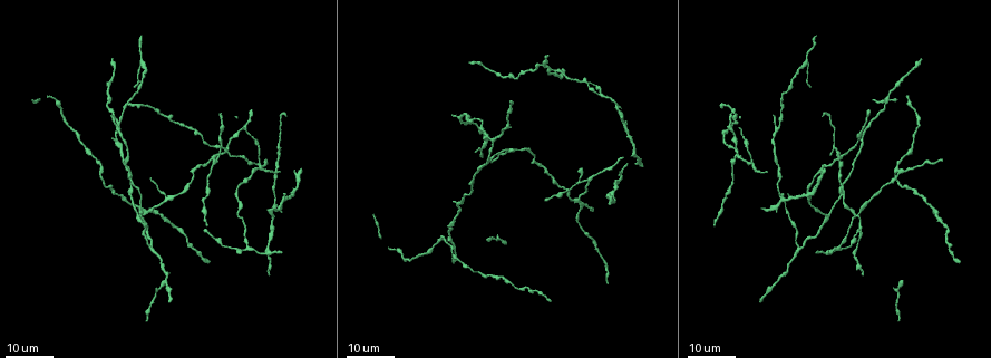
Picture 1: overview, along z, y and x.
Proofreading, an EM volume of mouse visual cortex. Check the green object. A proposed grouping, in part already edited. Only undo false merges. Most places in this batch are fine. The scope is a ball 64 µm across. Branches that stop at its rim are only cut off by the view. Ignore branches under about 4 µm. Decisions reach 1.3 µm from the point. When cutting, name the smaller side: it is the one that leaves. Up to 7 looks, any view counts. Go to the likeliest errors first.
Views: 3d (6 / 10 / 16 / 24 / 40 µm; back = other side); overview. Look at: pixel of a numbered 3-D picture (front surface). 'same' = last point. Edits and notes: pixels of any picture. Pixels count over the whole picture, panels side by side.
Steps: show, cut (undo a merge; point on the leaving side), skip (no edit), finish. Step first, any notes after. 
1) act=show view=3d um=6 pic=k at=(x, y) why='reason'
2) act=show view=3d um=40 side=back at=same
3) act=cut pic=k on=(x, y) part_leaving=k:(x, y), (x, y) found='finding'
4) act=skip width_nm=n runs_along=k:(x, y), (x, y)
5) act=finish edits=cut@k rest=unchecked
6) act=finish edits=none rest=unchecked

act=show view=3d um=16 pic=1 at=(169, 199) why='arms part here'

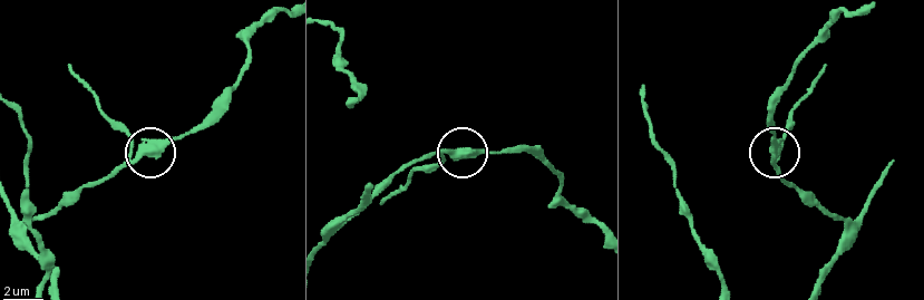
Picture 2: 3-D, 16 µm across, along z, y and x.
act=show view=3d um=6 pic=2 at=(139, 147)

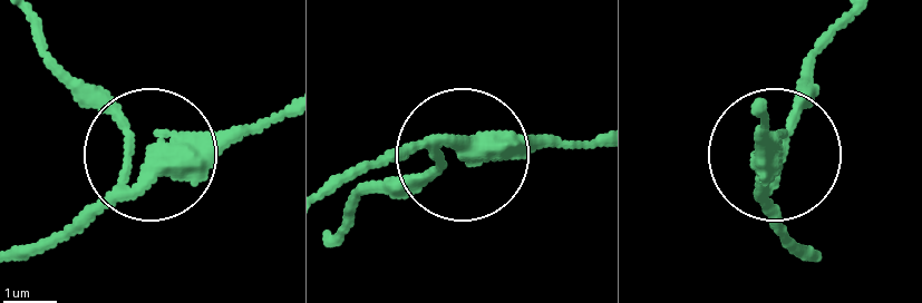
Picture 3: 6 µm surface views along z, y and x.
act=skip arms=3 runs_along=3:(818, 261), (775, 203), (809, 60) found='continuous, no second cell'

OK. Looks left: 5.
act=show view=3d um=24 pic=1 at=(809, 65) why='side arm on a straight run'

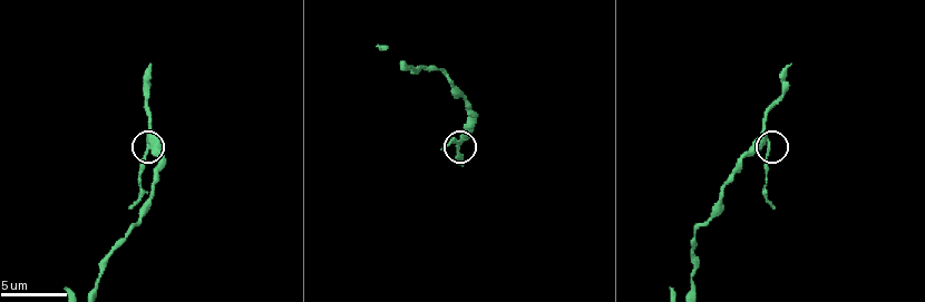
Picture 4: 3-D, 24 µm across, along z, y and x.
act=show view=3d um=6 pic=4 at=(769, 145)

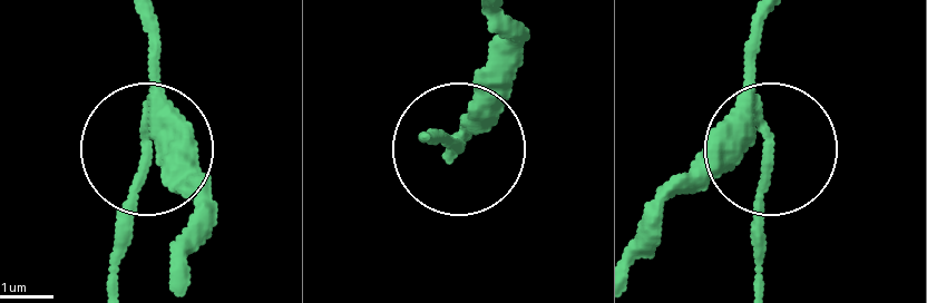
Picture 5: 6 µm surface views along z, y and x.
act=show view=3d um=6 side=back pic=5 at=(465, 139) why='other side'

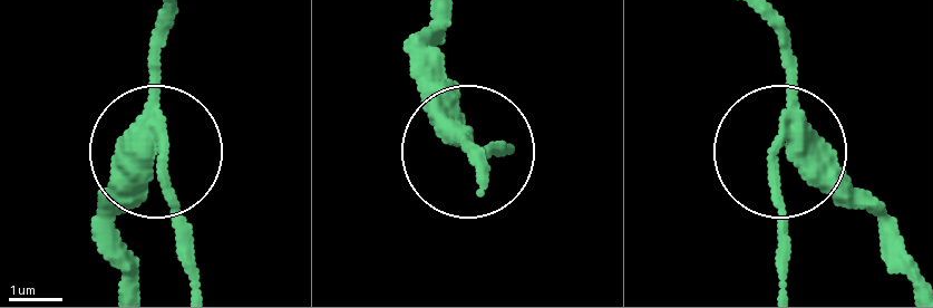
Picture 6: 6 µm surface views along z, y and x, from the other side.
act=skip width_nm=280 runs_along=6:(130, 268), (122, 196), (157, 156), (188, 281) found='one cell here'

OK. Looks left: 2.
act=show view=3d um=24 pic=1 at=(825, 215) why='three-way junction'

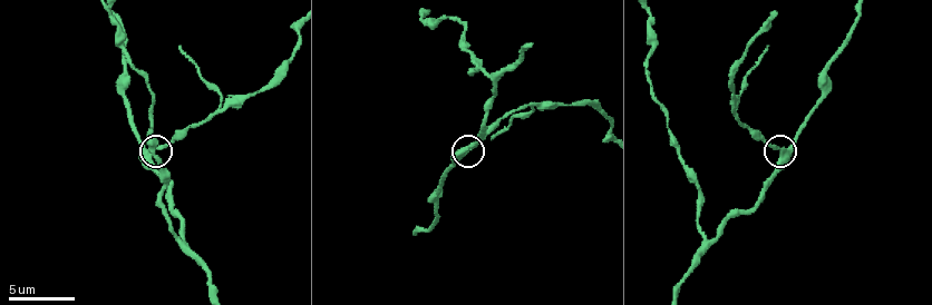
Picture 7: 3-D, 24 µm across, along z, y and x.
act=show view=3d um=6 pic=7 at=(784, 149)

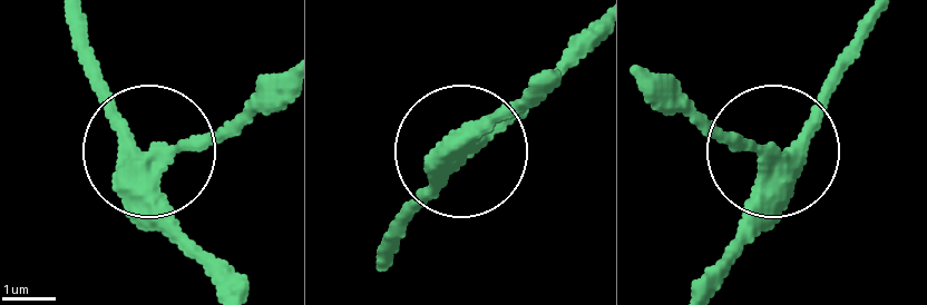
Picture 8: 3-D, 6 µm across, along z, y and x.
act=skip runs_along=8:(237, 285), (171, 205), (157, 156), (277, 111) found='continuous, no second cell'

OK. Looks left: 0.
act=finish edits=none rest=unchecked

